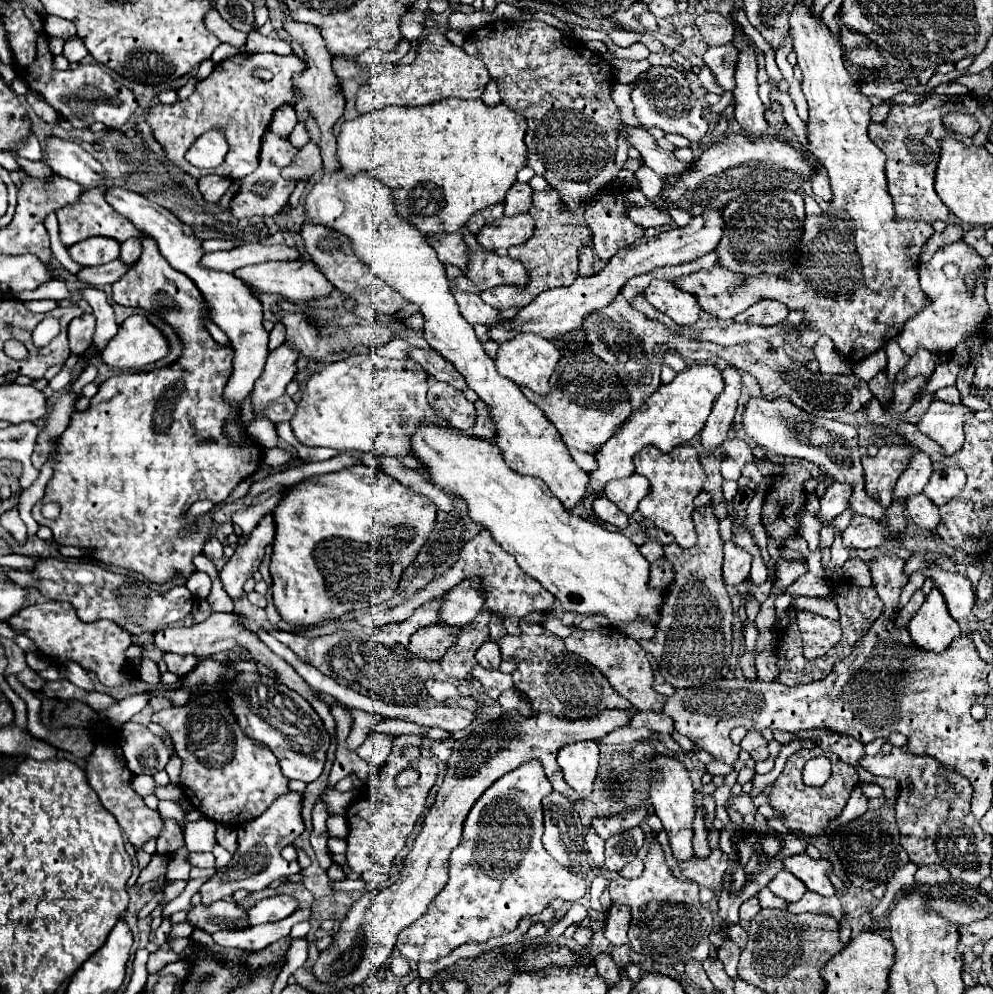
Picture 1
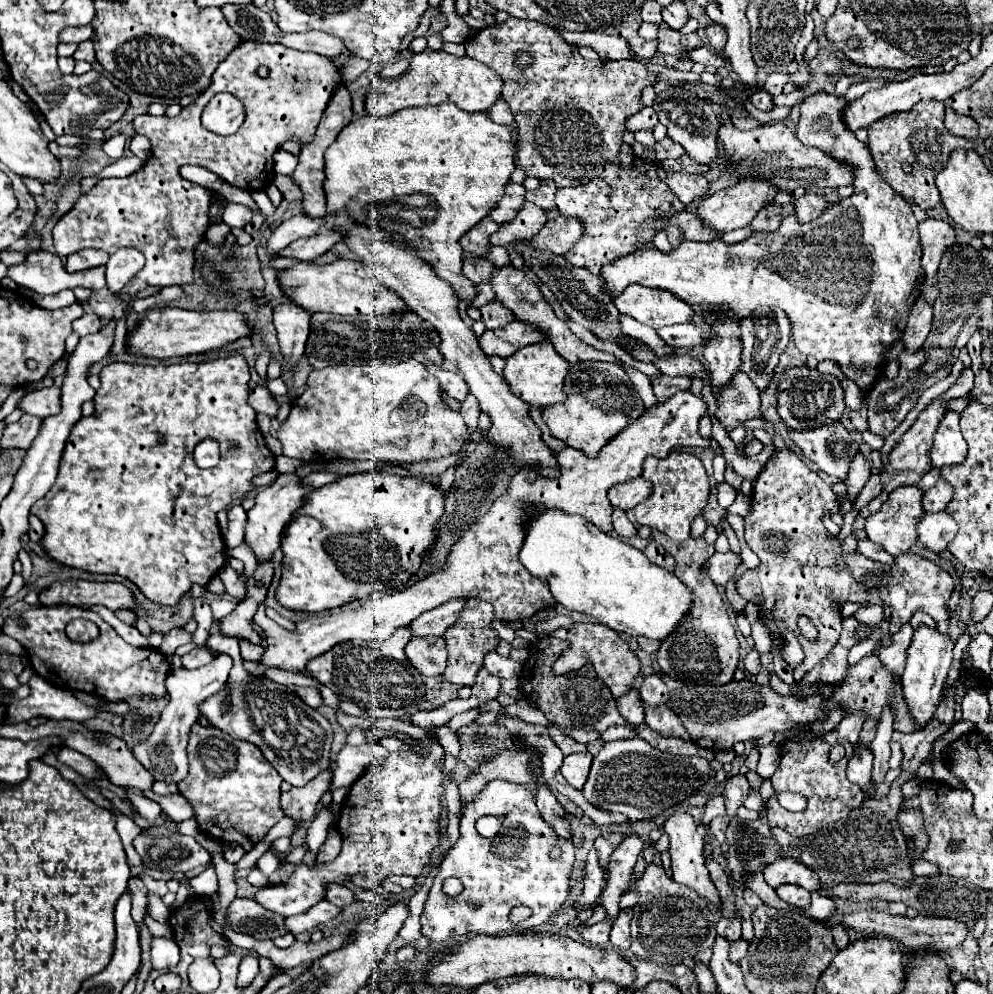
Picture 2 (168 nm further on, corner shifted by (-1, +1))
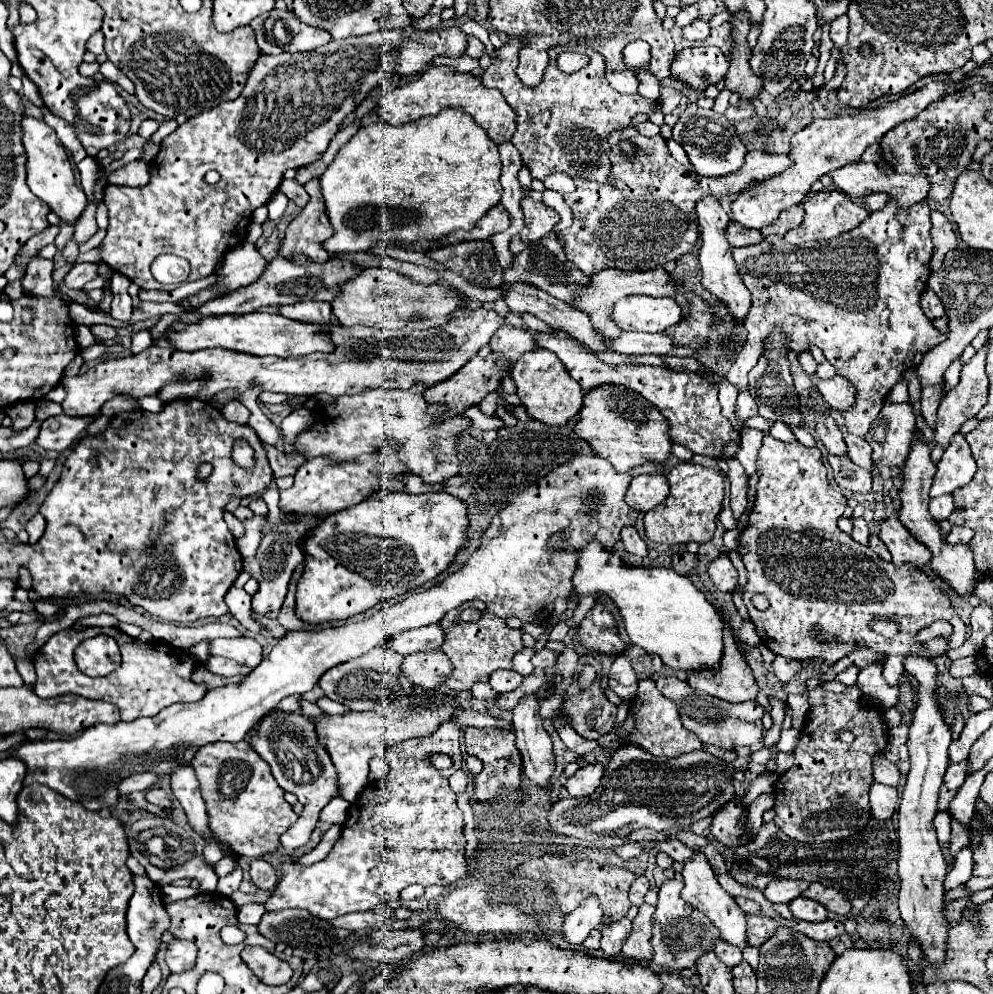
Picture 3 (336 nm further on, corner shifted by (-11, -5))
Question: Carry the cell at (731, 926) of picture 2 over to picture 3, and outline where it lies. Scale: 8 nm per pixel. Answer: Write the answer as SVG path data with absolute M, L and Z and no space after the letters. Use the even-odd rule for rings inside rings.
M717 940L717 942L715 942L715 954L717 954L717 956L719 956L719 960L721 960L721 962L725 962L729 968L737 966L737 964L743 960L741 950L737 950L735 946L729 946L729 944L721 942L721 940Z

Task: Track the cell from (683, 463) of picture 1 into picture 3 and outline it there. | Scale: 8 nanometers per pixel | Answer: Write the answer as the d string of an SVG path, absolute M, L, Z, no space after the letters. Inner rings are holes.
M679 462L667 472L667 480L671 486L665 502L653 510L649 510L643 518L645 536L653 542L677 546L687 542L709 542L715 532L717 514L723 508L725 496L725 478L711 468L703 468L695 462Z

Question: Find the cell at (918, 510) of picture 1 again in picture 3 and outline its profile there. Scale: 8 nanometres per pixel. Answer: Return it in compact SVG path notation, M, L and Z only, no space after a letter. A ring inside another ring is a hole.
M957 526L957 528L951 530L951 534L947 536L947 540L949 540L951 544L969 544L973 536L975 536L975 534L973 534L971 528L959 528L959 526Z

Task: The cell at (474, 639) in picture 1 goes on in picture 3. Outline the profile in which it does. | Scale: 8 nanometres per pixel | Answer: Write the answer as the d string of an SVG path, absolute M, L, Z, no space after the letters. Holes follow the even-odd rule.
M473 600L463 604L457 610L451 610L441 618L439 626L445 630L445 642L441 650L449 656L453 664L453 674L445 682L447 688L451 690L469 690L477 682L489 682L489 674L497 668L513 668L513 656L523 650L523 640L521 640L521 630L509 628L505 620L495 616L493 612L487 610L487 606L481 600ZM463 608L477 608L481 612L481 618L477 622L469 624L453 624L455 616Z

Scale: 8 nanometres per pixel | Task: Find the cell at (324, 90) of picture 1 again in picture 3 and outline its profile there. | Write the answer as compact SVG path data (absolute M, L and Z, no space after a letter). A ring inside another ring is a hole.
M311 180L305 186L311 196L309 204L289 224L279 256L291 260L295 254L309 258L311 262L327 262L331 254L323 248L323 242L333 236L333 226L325 214L325 202L319 190L319 180Z

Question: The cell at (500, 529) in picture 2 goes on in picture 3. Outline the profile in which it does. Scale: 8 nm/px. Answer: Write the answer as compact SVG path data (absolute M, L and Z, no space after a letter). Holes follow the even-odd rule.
M601 456L571 458L571 462L525 488L493 516L481 548L473 552L459 572L447 576L441 584L411 594L361 622L345 622L343 626L317 632L287 632L247 678L237 684L207 690L199 702L173 704L153 718L97 724L69 740L27 742L15 752L27 764L25 786L33 782L45 784L93 812L113 808L119 800L117 786L129 774L171 774L177 766L189 764L205 744L241 742L253 724L269 714L283 698L311 690L329 668L381 646L397 632L435 624L445 612L469 600L483 600L503 620L515 616L521 622L537 622L539 614L549 616L555 598L567 598L573 590L571 576L577 568L577 550L583 550L589 542L601 542L611 552L613 544L619 542L621 528L635 526L639 512L625 512L625 490L635 476L655 472L657 468L657 464L643 464L621 474ZM557 532L563 532L565 538L565 546L559 552L549 548L549 538Z

